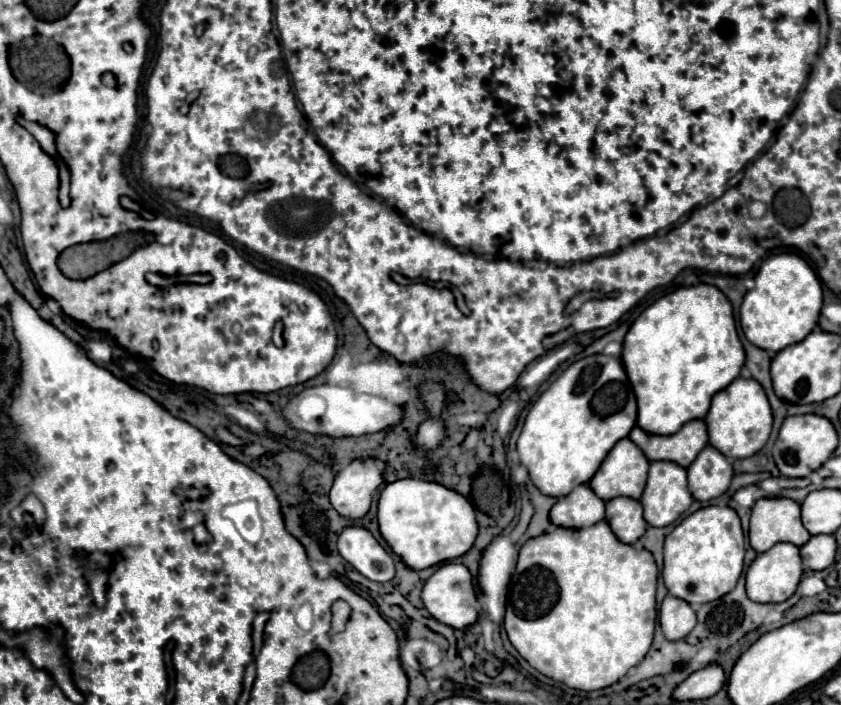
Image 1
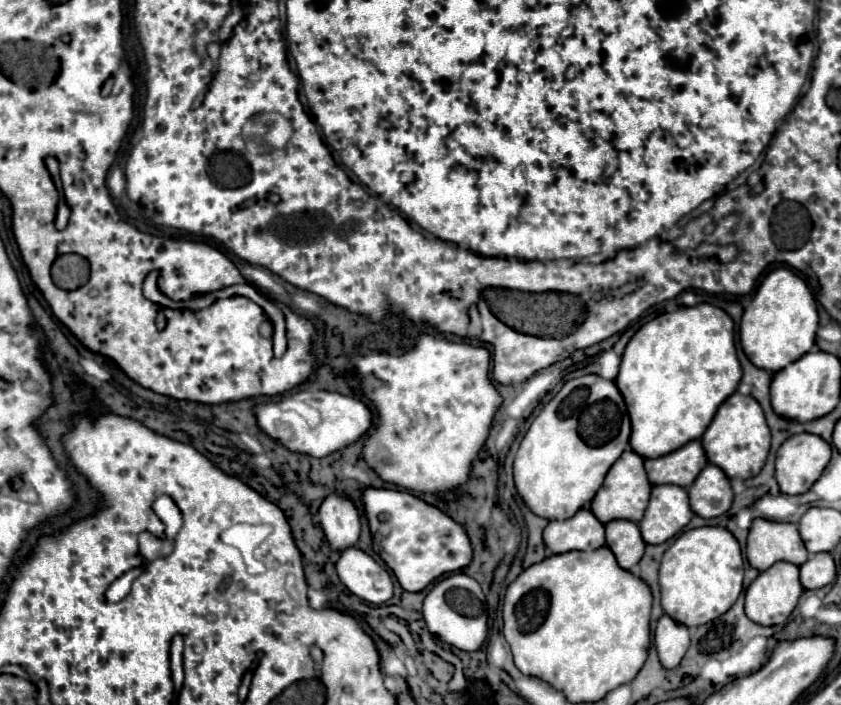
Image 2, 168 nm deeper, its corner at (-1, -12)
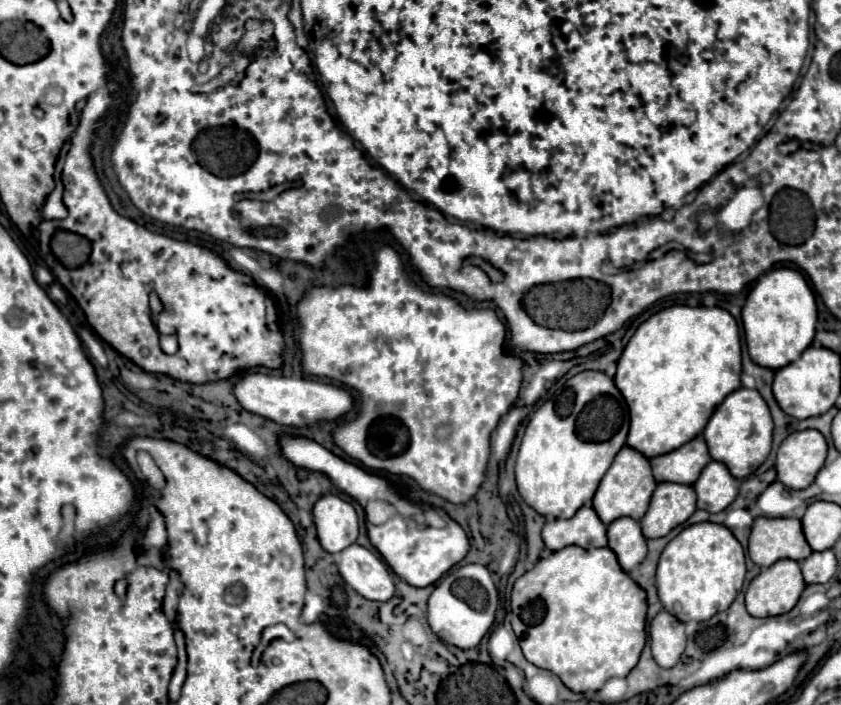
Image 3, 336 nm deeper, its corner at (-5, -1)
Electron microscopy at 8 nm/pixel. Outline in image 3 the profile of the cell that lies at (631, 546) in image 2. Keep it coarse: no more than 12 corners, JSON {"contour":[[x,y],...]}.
{"contour":[[633,518],[607,526],[609,548],[625,572],[647,554],[647,538]]}

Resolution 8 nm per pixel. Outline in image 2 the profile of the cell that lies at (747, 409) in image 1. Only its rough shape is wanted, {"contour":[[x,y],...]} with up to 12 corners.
{"contour":[[733,393],[701,437],[729,479],[755,477],[771,433],[753,397]]}

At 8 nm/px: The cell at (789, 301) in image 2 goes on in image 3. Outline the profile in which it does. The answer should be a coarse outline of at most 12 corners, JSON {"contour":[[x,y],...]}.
{"contour":[[773,268],[741,320],[751,360],[779,370],[811,346],[817,302]]}

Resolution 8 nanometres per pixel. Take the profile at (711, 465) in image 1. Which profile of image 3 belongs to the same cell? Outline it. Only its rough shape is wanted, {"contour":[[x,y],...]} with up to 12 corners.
{"contour":[[711,460],[697,482],[697,508],[725,510],[739,482]]}

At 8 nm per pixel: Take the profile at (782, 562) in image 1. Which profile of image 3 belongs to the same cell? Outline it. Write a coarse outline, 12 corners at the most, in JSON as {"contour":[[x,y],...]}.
{"contour":[[781,558],[745,592],[751,616],[787,614],[805,588],[799,562]]}

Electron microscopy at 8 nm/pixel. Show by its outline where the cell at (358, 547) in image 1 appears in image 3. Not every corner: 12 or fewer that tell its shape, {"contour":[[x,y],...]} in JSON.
{"contour":[[359,544],[339,552],[343,580],[367,600],[395,592],[387,564]]}

